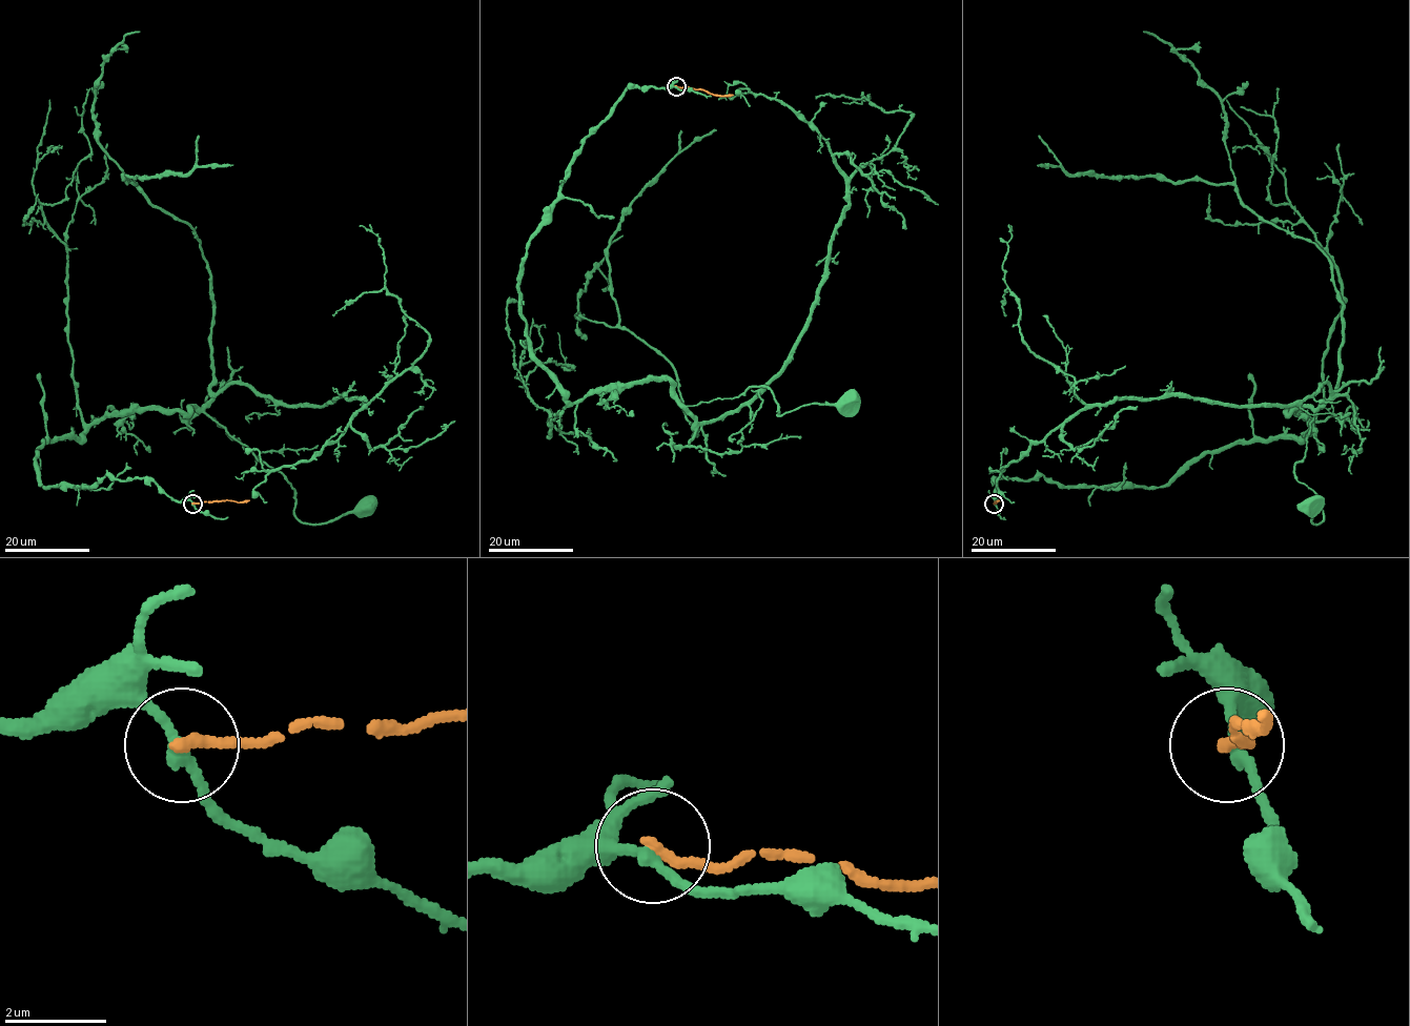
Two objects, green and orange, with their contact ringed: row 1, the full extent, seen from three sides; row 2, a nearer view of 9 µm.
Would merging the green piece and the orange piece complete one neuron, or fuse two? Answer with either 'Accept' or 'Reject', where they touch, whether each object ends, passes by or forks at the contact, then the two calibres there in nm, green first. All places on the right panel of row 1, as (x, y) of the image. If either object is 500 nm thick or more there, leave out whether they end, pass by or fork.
Reject. Place: (994, 504). At the ring green passes by. At the ring orange ends. Thickness 200 nm (green) against 240 nm

